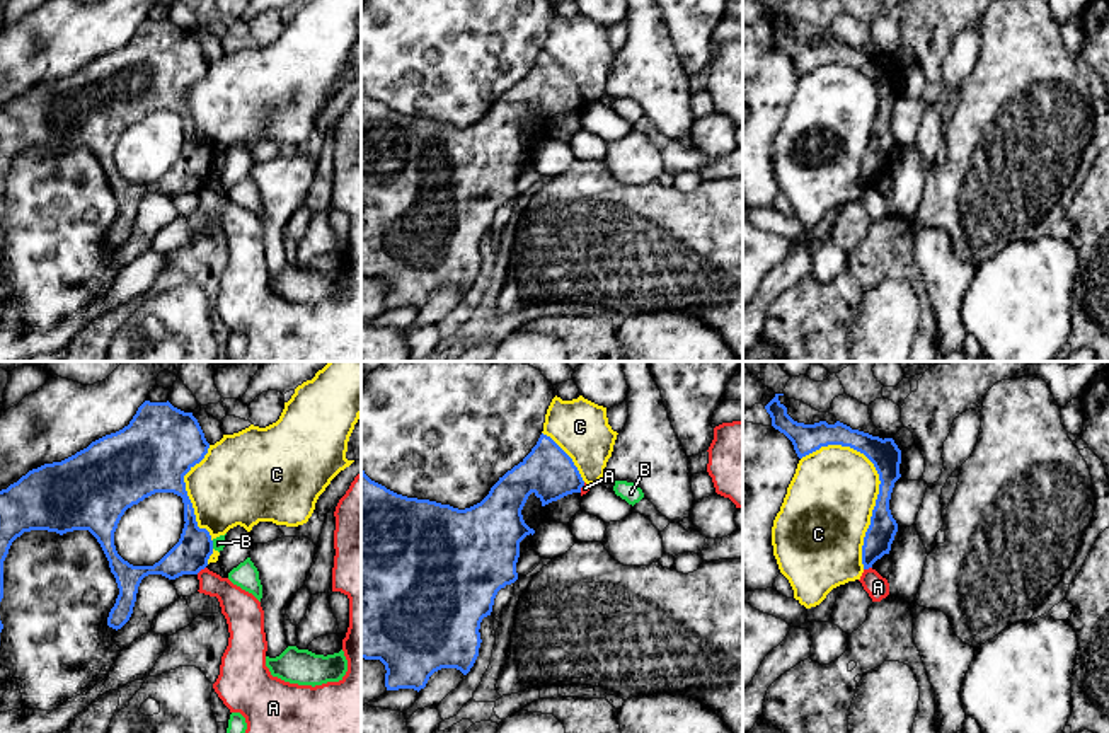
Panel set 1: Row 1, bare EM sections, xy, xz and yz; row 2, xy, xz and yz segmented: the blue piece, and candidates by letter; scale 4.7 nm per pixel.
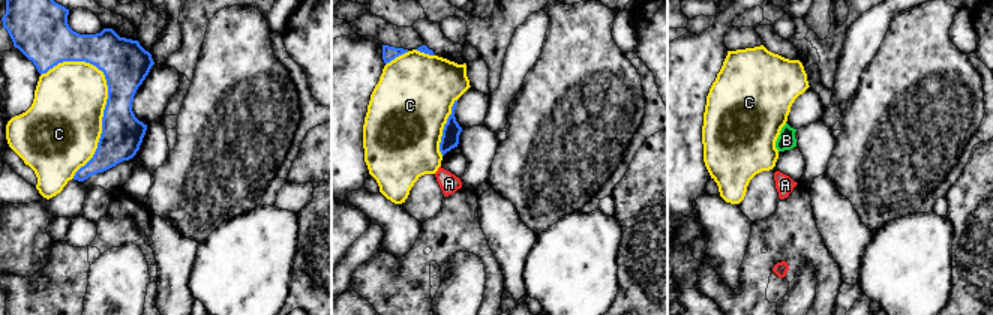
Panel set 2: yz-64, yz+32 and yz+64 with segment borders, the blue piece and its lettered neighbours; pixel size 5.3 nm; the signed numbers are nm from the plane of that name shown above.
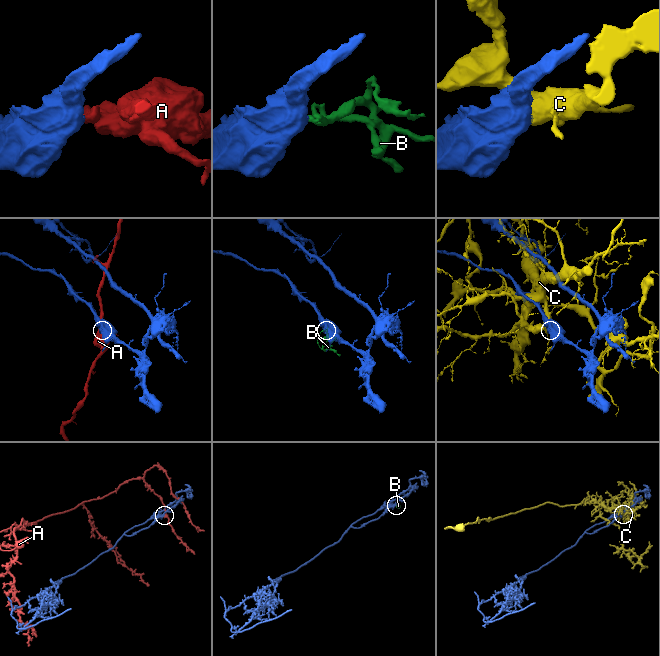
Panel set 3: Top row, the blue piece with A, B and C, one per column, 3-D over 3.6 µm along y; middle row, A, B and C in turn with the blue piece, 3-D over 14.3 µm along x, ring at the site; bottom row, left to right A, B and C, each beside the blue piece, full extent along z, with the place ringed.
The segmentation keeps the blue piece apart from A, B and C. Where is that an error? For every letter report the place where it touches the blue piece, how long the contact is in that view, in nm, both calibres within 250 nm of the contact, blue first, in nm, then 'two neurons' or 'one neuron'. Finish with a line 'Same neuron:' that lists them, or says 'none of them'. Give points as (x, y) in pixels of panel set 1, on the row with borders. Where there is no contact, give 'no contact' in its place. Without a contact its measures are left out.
A: meets blue in xy at (200, 570); contact 60 nm long; 170 nm thick on the blue side, 160 nm on the other; two neurons
B: meets blue in xy at (212, 544); contact 40 nm long; 170 nm thick on the blue side, 60 nm on the other; two neurons
C: meets blue in yz at (879, 491); contact 600 nm long; 140 nm thick on the blue side, 420 nm on the other; two neurons
Same neuron: none of them

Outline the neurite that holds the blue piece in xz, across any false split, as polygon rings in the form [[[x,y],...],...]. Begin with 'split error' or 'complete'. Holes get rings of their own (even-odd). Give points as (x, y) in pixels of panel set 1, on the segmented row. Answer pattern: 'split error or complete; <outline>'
complete; [[[543,433],[532,452],[499,477],[480,503],[465,510],[397,494],[371,481],[361,467],[361,658],[385,665],[387,690],[419,692],[441,668],[457,668],[463,675],[470,672],[482,643],[480,622],[491,615],[497,592],[518,580],[520,542],[535,534],[521,515],[528,496],[533,493],[545,506],[581,493],[583,486],[572,459]]]

